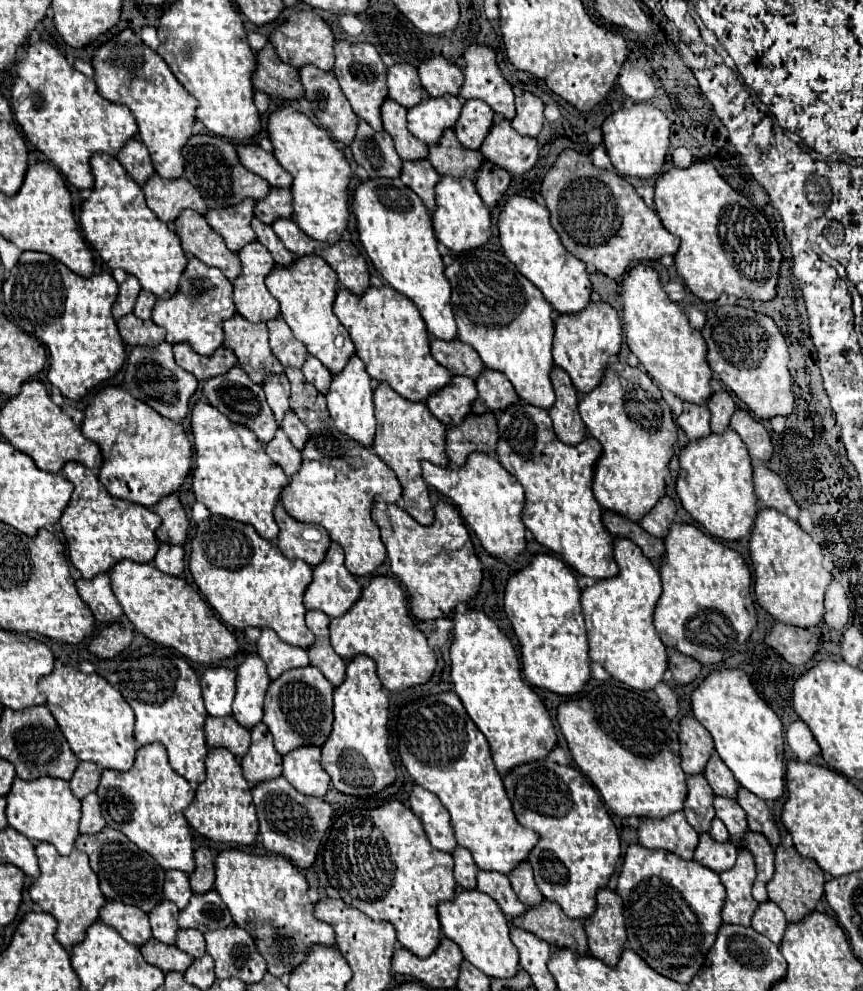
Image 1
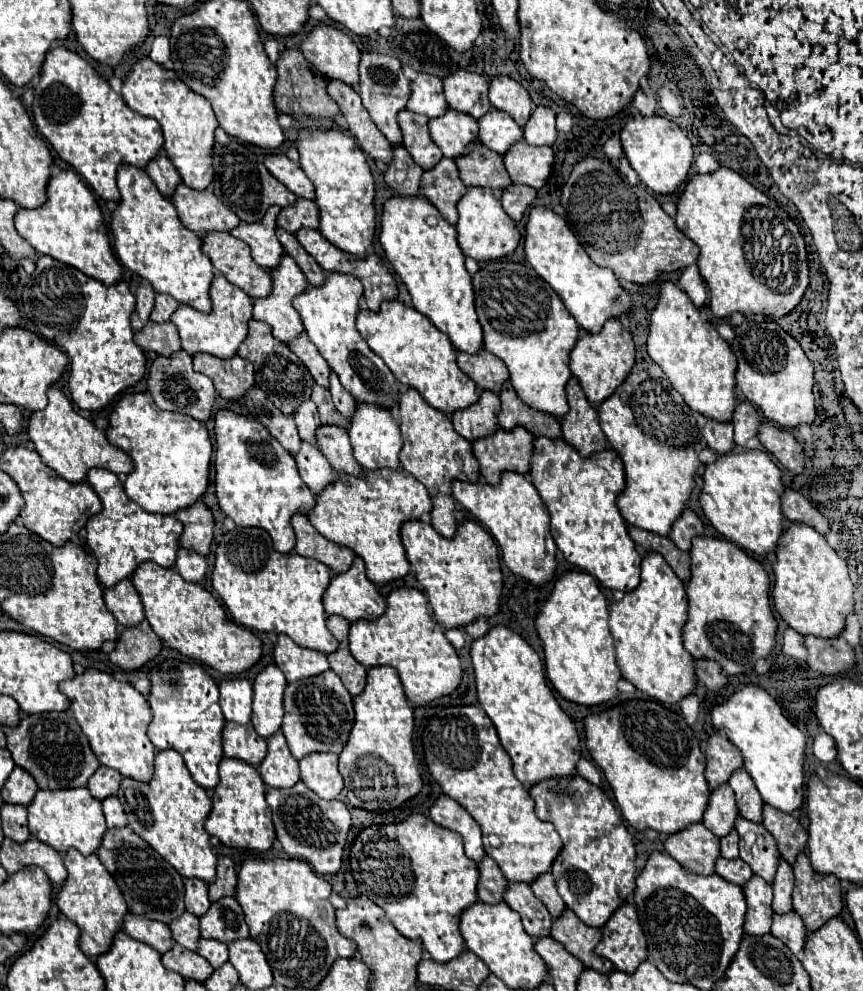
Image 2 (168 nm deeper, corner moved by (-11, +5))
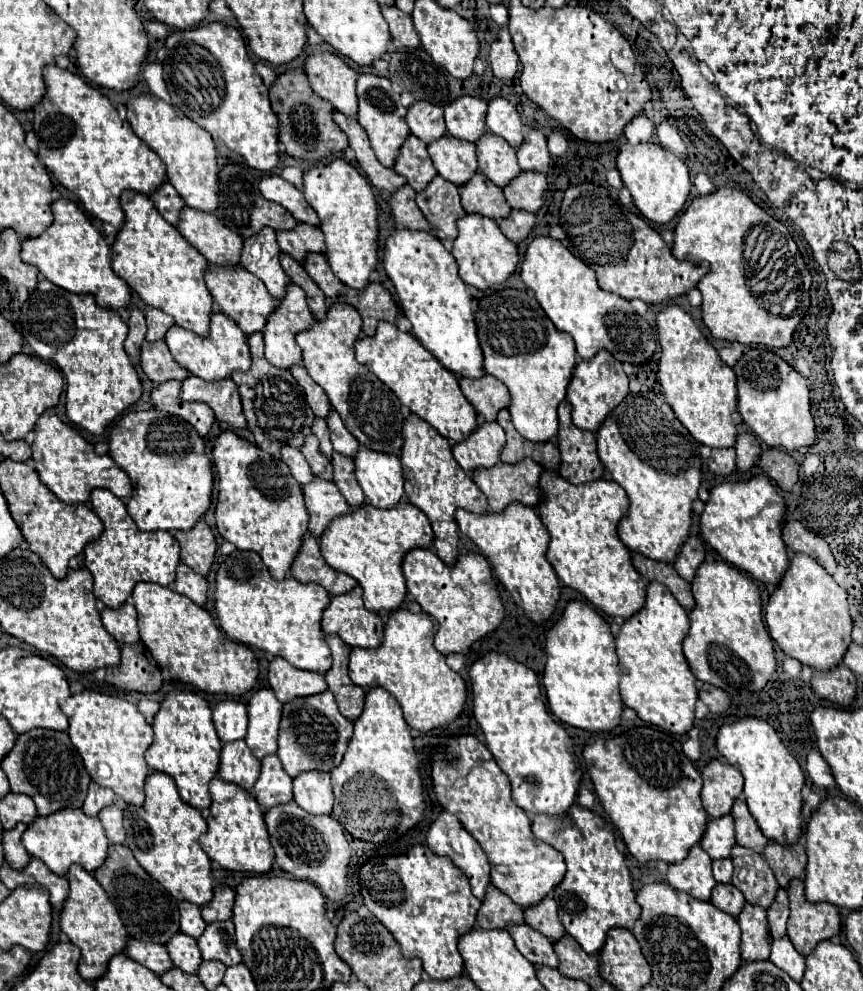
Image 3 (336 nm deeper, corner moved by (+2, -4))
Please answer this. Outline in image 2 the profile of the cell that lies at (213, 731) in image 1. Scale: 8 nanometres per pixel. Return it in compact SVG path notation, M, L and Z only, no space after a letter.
M227 722L223 730L223 750L225 758L237 758L251 766L259 766L267 754L267 742L255 734L251 724L237 726Z

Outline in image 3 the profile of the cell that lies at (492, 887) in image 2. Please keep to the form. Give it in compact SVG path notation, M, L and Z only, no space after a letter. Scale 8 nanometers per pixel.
M488 885L486 897L482 901L482 907L476 915L476 923L482 929L504 929L508 923L522 923L522 907L512 903L502 891L498 891L494 885Z

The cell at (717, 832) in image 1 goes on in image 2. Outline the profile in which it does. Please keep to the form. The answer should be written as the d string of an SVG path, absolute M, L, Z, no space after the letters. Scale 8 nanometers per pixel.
M729 832L725 838L721 838L721 856L731 860L731 858L739 858L739 836L737 832Z

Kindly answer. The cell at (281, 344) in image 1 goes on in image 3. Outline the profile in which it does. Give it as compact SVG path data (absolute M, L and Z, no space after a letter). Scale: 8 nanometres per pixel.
M296 365L296 367L290 367L290 373L296 377L296 381L304 387L304 393L306 393L306 401L308 405L312 407L314 415L318 417L326 417L328 415L328 397L324 395L324 391L318 387L318 383L308 375L308 371L302 367L302 365Z

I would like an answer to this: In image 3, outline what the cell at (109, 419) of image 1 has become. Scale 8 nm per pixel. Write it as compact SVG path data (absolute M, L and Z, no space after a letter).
M130 411L116 423L116 435L110 435L108 455L118 463L132 479L134 491L126 503L126 509L140 531L188 531L196 525L202 513L210 505L212 497L212 465L206 457L206 447L196 429L180 419L164 415L160 411Z

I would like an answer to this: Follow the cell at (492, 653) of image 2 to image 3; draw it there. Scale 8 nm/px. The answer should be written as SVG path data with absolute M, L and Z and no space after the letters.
M486 653L470 665L470 683L472 683L472 703L474 703L474 719L486 737L486 747L494 755L498 767L508 775L512 785L512 797L518 807L526 813L550 813L562 815L576 801L576 791L582 773L578 773L578 763L572 751L572 739L564 731L564 727L546 711L546 703L542 697L540 681L532 669L526 665L502 655L502 653Z

